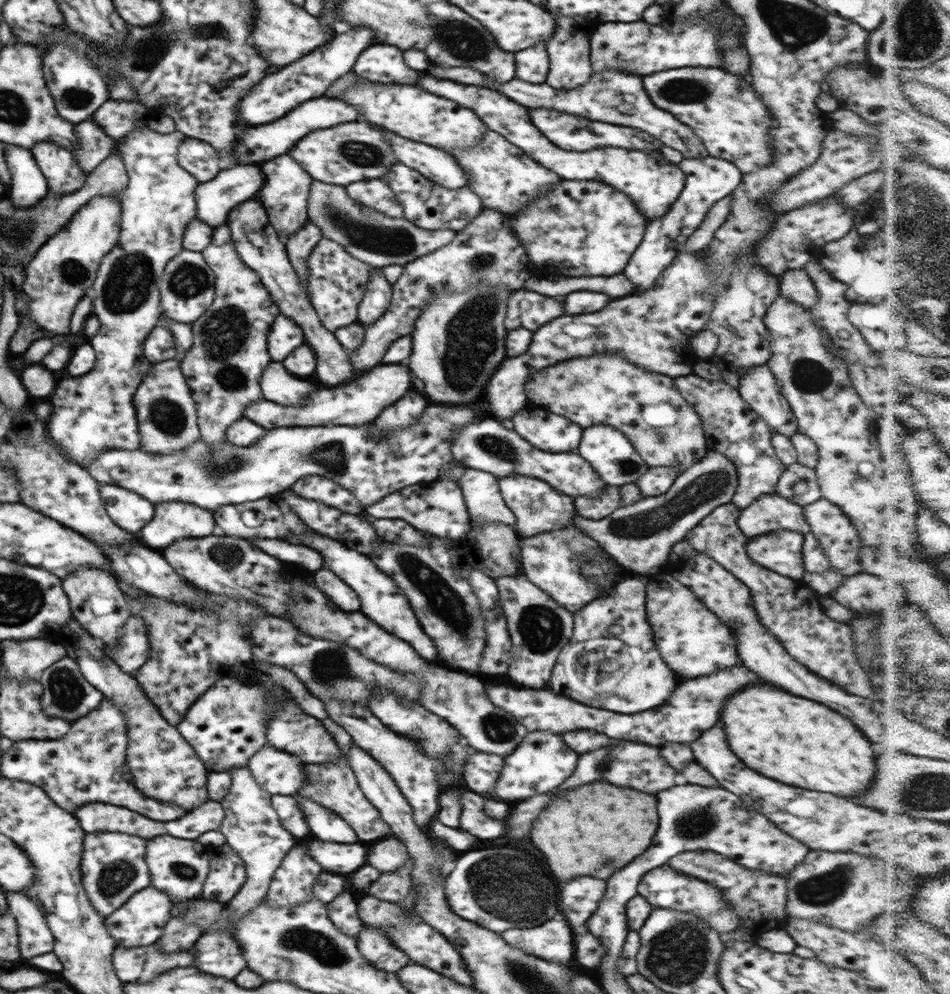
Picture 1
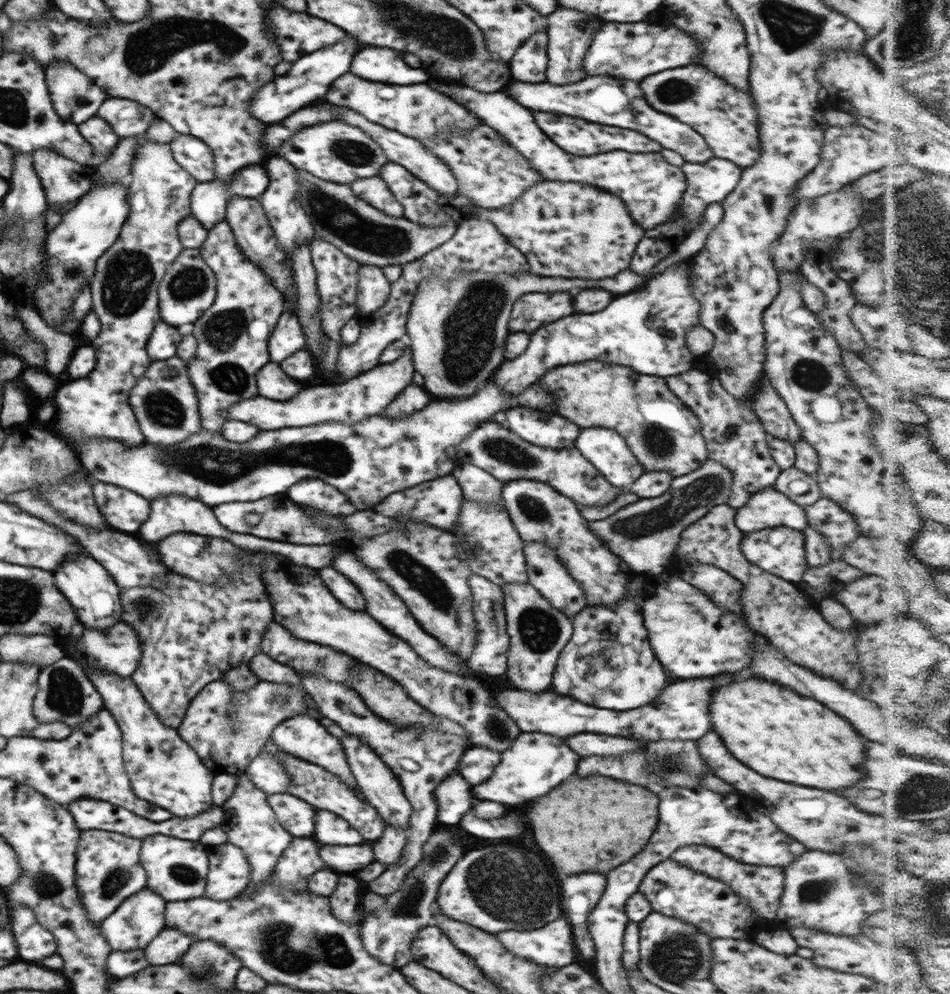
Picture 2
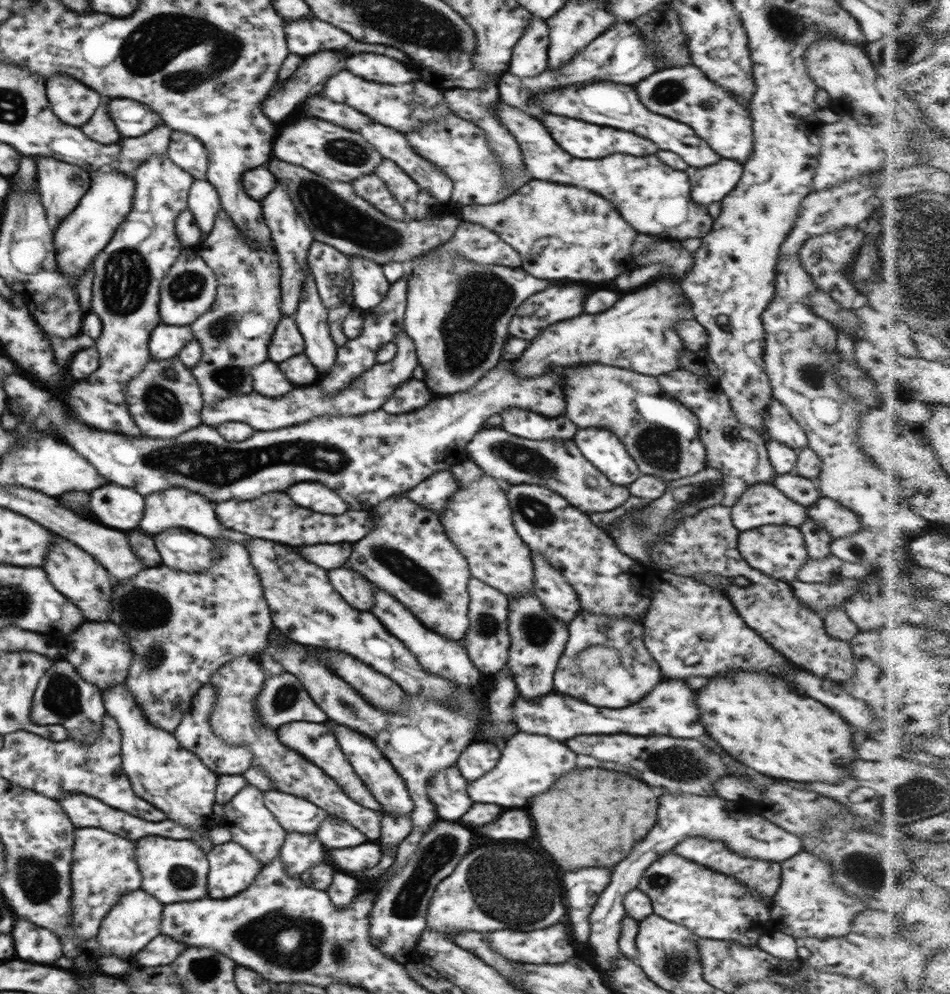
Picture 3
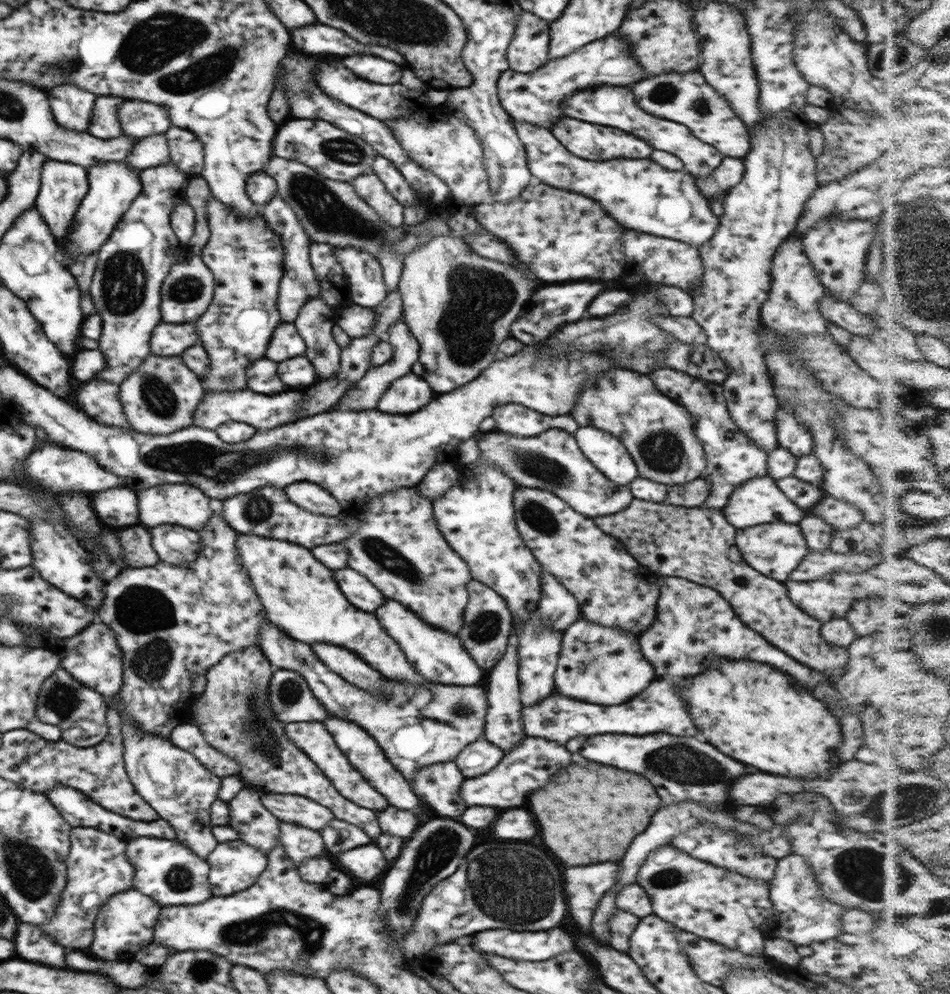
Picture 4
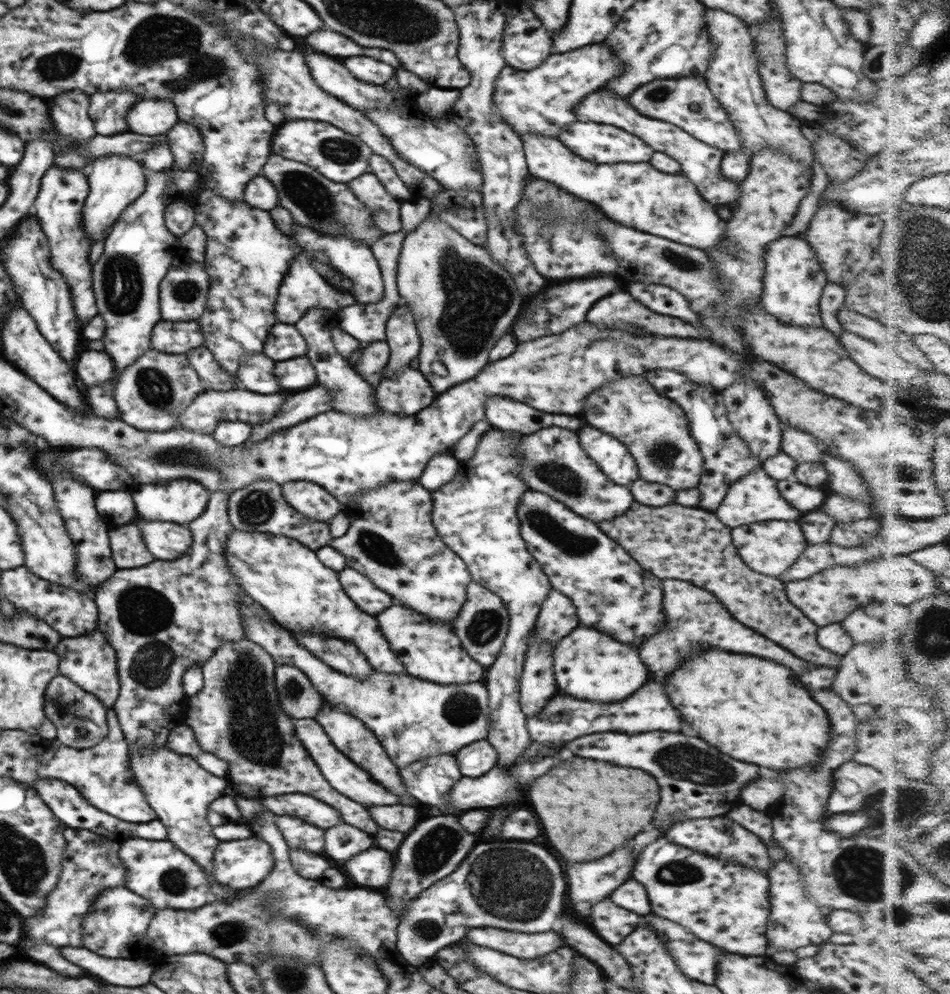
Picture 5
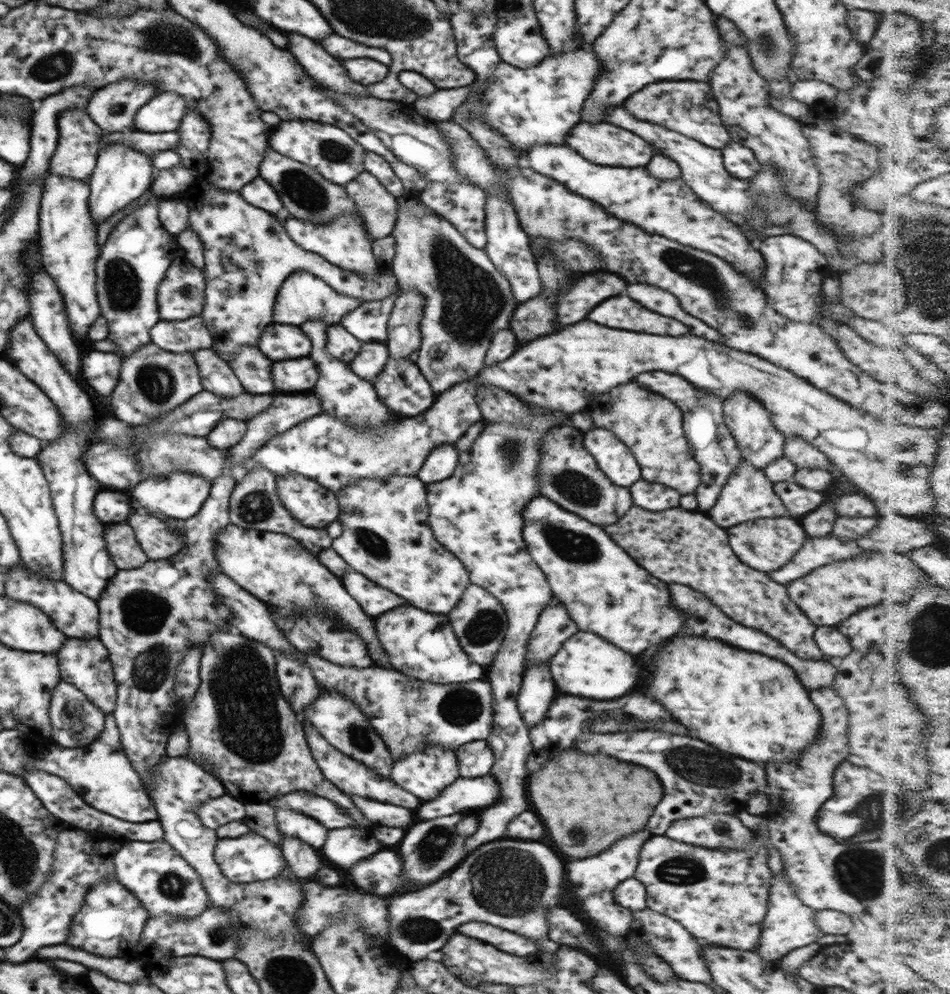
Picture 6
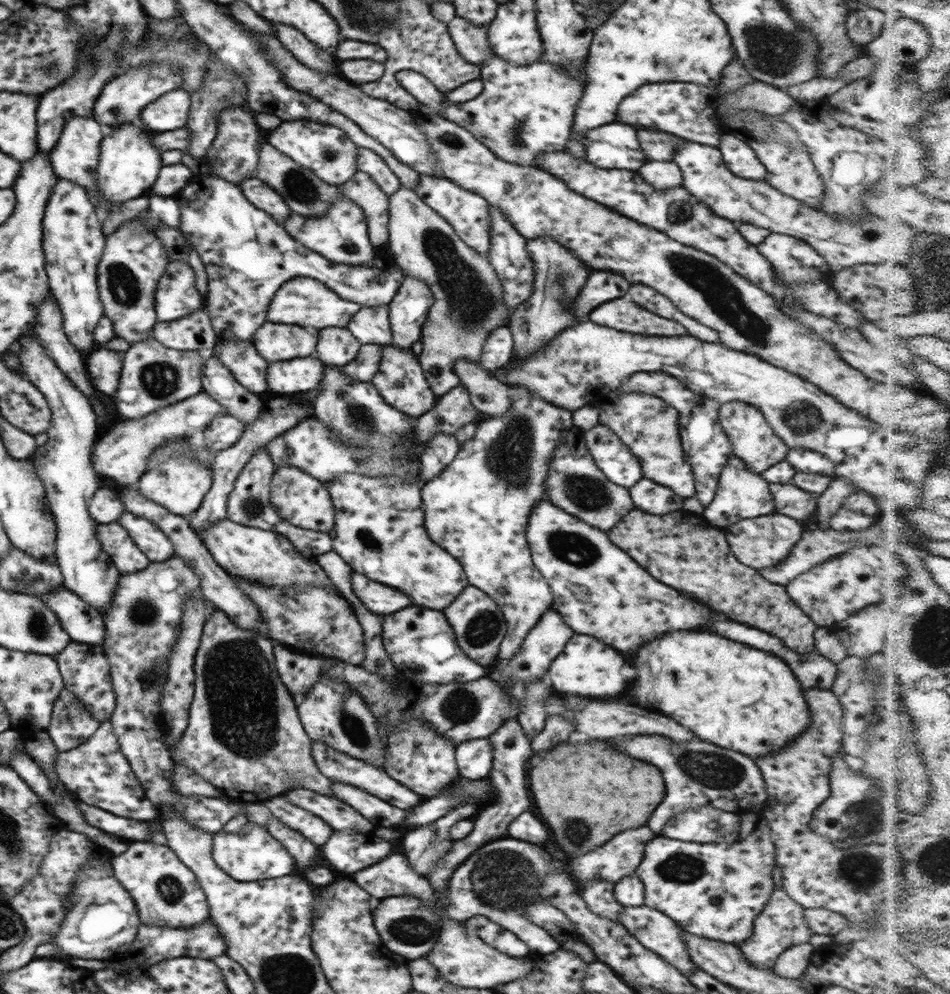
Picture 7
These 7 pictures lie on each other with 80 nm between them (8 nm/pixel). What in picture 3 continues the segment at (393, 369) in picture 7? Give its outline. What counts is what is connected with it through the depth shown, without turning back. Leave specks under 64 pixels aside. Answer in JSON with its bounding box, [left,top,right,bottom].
[381,377,434,414]

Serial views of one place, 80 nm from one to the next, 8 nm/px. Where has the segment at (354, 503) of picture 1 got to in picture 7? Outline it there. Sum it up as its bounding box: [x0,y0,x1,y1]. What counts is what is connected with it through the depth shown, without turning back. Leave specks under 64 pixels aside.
[270,466,336,533]

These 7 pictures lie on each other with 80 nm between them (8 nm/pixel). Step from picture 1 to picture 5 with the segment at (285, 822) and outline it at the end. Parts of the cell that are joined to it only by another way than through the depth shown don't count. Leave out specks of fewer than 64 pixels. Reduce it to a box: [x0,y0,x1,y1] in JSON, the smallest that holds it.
[261,794,343,829]

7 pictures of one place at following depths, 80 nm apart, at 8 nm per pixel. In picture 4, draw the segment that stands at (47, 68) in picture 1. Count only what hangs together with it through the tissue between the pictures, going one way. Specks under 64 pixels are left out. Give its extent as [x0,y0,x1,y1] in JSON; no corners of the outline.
[47,84,96,132]

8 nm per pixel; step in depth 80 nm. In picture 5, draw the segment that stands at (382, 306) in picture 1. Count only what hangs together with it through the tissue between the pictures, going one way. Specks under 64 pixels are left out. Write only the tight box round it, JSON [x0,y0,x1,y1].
[293,224,385,306]

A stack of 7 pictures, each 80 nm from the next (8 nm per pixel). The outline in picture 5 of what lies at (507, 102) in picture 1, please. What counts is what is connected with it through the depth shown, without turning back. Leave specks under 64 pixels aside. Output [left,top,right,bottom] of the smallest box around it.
[522,134,727,251]

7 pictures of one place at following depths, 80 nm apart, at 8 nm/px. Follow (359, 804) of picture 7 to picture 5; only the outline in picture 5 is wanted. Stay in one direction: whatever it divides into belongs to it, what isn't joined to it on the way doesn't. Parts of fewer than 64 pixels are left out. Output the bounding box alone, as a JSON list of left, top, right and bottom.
[366,803,420,834]

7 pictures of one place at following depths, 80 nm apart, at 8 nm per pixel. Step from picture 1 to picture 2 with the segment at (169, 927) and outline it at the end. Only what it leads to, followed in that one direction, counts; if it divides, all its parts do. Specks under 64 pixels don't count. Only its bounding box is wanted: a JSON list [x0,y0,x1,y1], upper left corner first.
[143,928,193,966]

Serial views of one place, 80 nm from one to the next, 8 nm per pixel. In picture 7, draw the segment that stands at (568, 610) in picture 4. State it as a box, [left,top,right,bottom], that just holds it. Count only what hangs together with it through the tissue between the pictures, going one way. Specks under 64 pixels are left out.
[507,609,574,685]

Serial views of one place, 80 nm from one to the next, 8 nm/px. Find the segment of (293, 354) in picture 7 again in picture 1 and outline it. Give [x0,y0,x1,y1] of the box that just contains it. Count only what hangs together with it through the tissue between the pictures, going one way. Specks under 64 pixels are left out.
[267,314,304,362]

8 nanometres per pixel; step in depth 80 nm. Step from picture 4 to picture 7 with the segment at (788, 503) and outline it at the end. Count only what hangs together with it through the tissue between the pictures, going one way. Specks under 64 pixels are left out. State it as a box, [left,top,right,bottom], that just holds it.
[702,457,776,529]

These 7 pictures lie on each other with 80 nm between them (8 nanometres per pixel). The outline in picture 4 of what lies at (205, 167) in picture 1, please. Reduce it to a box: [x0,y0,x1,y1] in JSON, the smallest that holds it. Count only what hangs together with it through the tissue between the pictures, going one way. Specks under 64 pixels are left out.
[165,125,204,176]

